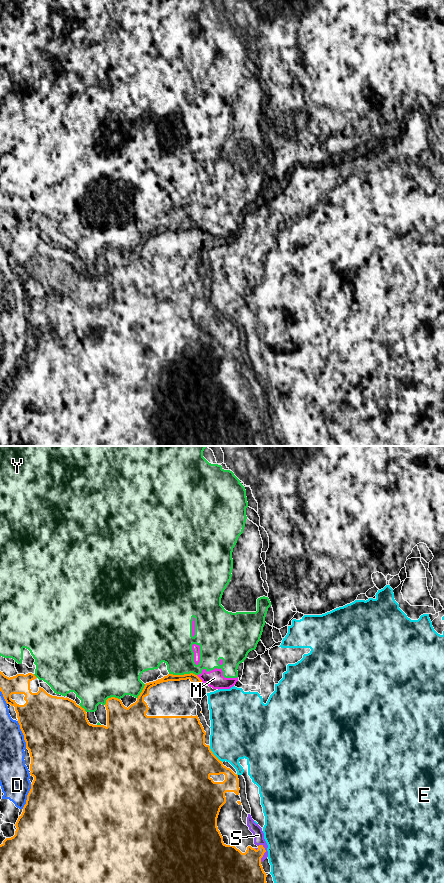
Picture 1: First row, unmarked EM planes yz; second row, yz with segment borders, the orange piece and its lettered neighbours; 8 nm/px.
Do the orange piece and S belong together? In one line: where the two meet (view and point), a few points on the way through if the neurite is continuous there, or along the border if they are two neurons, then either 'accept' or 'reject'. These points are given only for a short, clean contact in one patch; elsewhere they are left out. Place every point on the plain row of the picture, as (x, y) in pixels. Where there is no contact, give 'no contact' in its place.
contact yz (264, 404); accept

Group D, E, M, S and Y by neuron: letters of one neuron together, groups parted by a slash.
D / E / M Y / S

